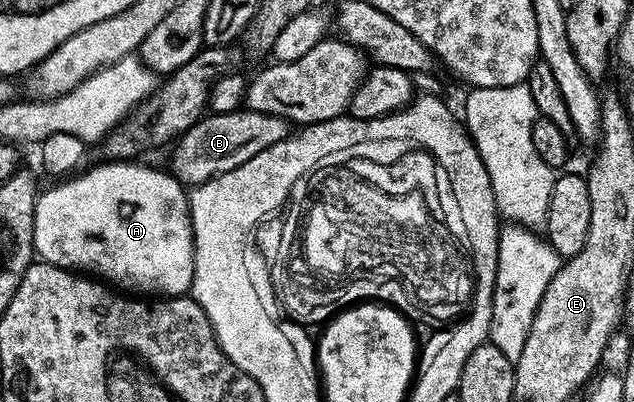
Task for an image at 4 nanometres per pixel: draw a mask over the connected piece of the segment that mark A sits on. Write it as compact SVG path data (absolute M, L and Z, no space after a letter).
M98 163L95 169L90 169L79 177L74 175L63 180L63 185L54 185L51 189L43 188L38 194L38 200L34 202L34 252L50 265L61 265L62 268L71 271L85 271L87 274L97 275L123 290L133 291L138 295L153 295L158 299L181 297L189 294L194 288L194 227L190 217L190 198L183 182L179 181L173 172L161 173L158 169L149 169L146 165L138 164Z

